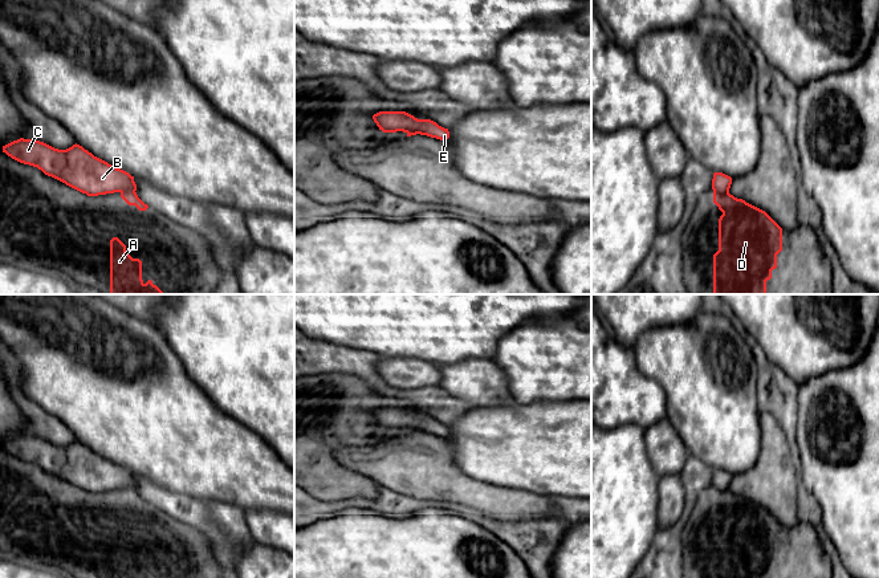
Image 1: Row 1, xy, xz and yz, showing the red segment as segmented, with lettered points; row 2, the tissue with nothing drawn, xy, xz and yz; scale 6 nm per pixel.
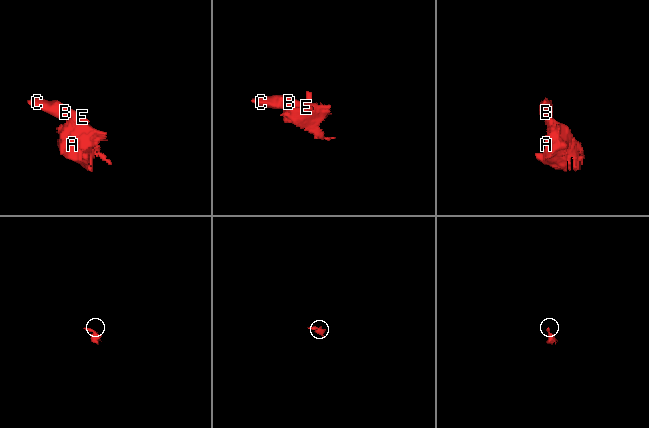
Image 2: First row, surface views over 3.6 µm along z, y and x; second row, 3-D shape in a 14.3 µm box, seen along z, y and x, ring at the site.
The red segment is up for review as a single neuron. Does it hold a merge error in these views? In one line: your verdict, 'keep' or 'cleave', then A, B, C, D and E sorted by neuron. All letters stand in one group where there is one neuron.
cleave; A D / B C E

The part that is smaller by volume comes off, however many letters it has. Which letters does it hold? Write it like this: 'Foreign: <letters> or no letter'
Foreign: B, C, E

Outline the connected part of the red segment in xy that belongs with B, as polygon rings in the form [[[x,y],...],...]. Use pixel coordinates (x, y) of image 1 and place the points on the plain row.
[[[20,435],[3,443],[3,449],[20,460],[37,464],[45,472],[88,493],[137,488],[134,473],[77,440],[58,447],[36,436]]]

